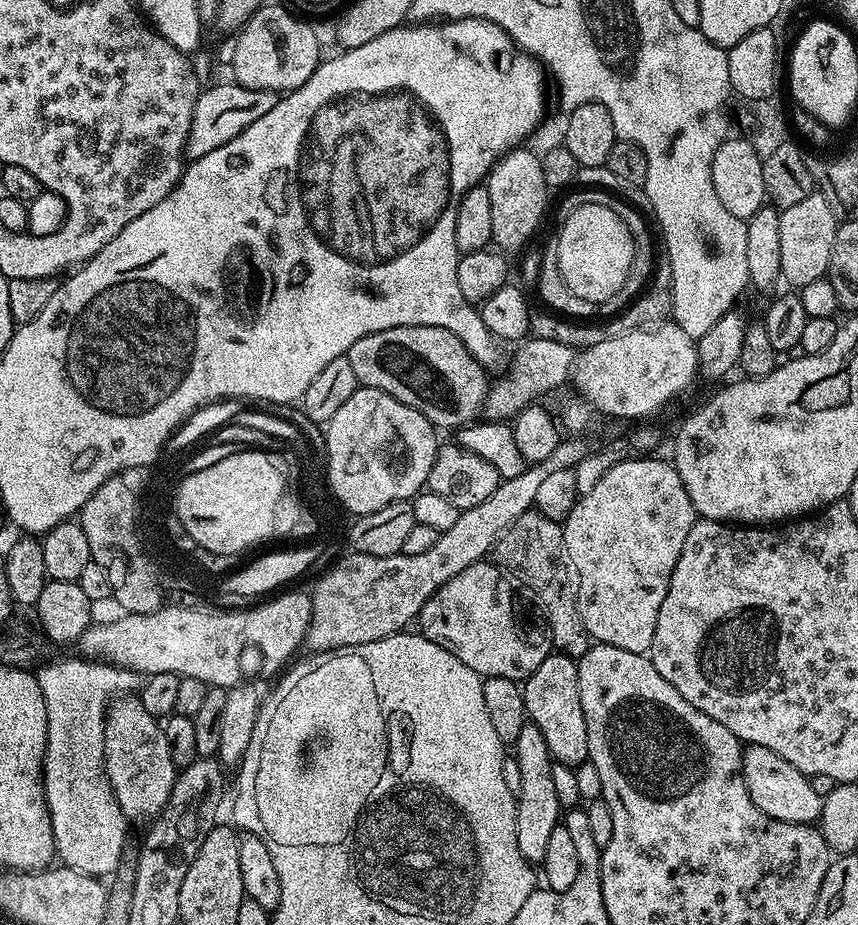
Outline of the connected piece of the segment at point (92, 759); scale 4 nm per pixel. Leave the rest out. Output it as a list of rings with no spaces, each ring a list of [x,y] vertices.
[[[76,656],[52,660],[34,672],[38,686],[42,686],[42,698],[46,698],[48,737],[44,755],[44,793],[50,810],[59,863],[88,876],[108,878],[124,856],[124,843],[128,840],[130,822],[122,814],[122,806],[118,806],[118,798],[106,774],[104,719],[108,717],[108,705],[113,700],[121,694],[131,693],[137,687],[138,676],[129,668],[119,668],[97,658]]]

